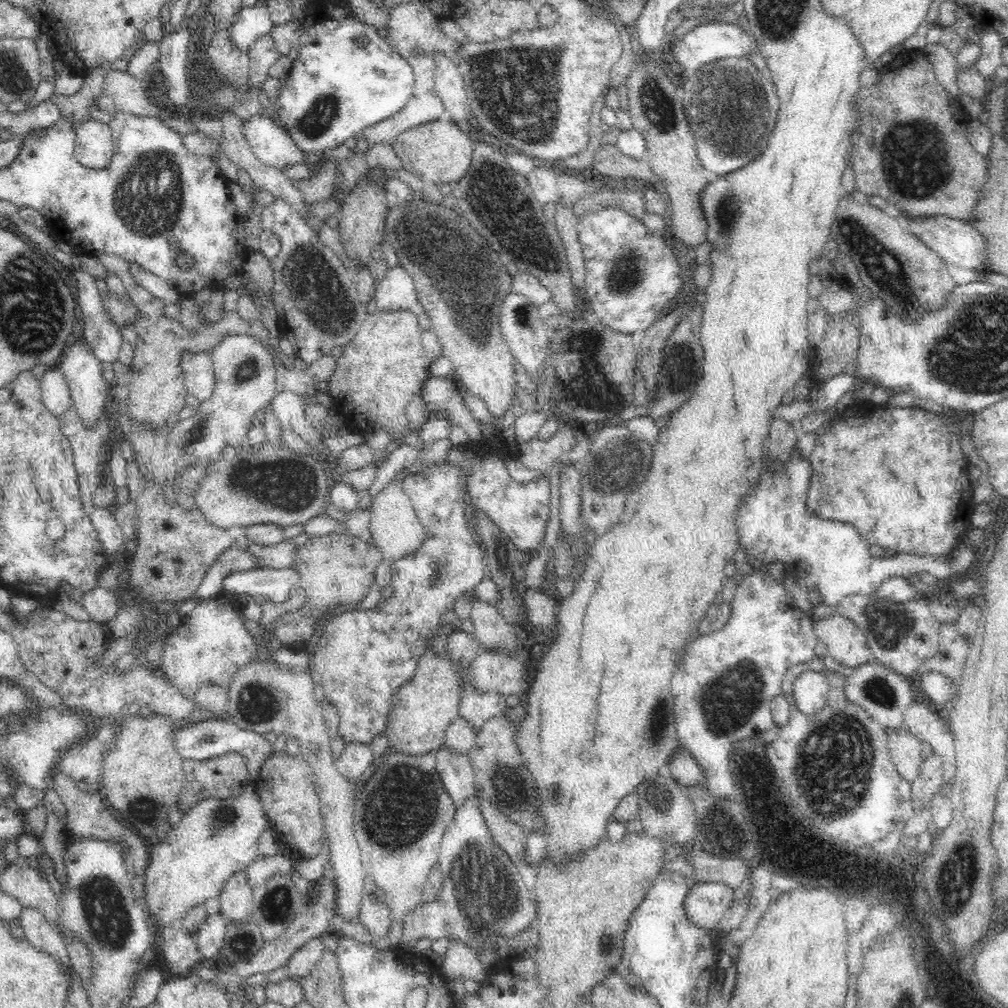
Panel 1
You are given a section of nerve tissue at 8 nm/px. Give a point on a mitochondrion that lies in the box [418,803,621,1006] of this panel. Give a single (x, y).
(493, 902)

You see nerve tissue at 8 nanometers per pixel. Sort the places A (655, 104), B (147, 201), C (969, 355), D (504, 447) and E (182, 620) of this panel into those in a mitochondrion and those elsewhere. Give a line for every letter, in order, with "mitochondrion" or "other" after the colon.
A: mitochondrion
B: mitochondrion
C: mitochondrion
D: other
E: other

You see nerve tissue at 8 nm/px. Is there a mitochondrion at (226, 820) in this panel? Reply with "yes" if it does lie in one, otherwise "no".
yes

